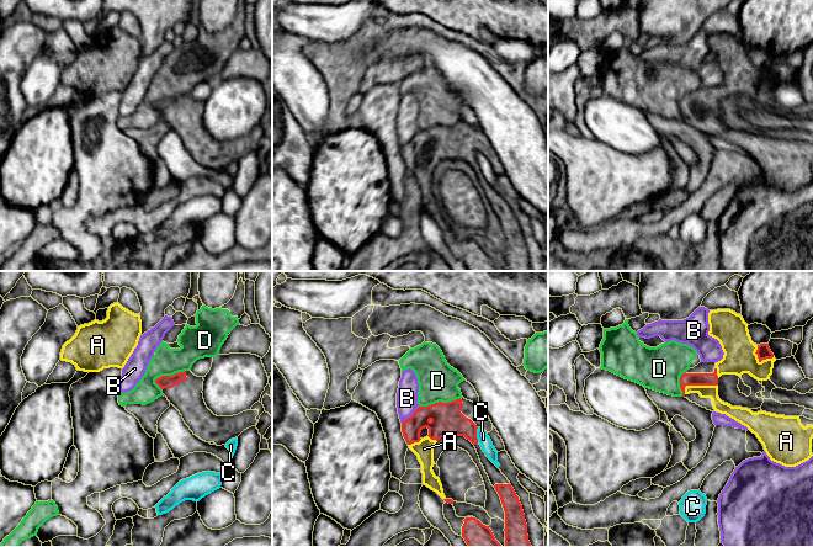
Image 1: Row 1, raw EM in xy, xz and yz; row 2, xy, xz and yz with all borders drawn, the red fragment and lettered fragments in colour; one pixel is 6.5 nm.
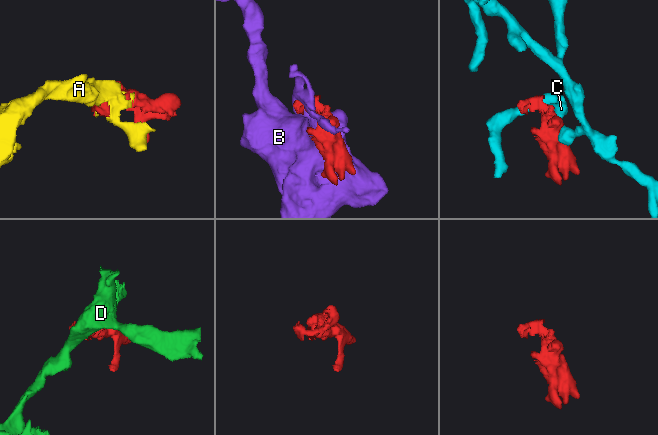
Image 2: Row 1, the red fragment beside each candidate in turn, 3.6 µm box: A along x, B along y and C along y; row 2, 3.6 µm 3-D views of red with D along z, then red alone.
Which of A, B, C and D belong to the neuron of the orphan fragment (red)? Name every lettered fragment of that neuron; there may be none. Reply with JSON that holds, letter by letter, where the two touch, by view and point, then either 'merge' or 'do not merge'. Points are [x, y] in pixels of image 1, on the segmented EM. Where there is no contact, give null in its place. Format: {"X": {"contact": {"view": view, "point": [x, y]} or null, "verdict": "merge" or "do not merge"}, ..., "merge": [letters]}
{"A": {"contact": {"view": "yz", "point": [697, 384]}, "verdict": "merge"}, "B": {"contact": {"view": "xz", "point": [412, 415]}, "verdict": "do not merge"}, "C": {"contact": {"view": "xz", "point": [476, 435]}, "verdict": "do not merge"}, "D": {"contact": {"view": "xy", "point": [169, 376]}, "verdict": "do not merge"}, "merge": ["A"]}

